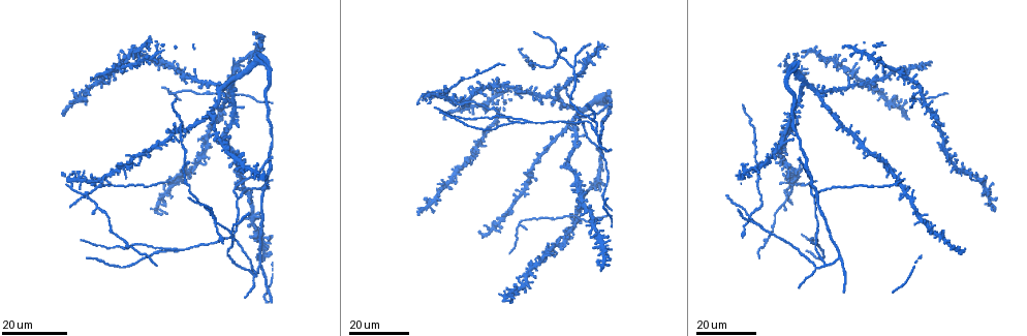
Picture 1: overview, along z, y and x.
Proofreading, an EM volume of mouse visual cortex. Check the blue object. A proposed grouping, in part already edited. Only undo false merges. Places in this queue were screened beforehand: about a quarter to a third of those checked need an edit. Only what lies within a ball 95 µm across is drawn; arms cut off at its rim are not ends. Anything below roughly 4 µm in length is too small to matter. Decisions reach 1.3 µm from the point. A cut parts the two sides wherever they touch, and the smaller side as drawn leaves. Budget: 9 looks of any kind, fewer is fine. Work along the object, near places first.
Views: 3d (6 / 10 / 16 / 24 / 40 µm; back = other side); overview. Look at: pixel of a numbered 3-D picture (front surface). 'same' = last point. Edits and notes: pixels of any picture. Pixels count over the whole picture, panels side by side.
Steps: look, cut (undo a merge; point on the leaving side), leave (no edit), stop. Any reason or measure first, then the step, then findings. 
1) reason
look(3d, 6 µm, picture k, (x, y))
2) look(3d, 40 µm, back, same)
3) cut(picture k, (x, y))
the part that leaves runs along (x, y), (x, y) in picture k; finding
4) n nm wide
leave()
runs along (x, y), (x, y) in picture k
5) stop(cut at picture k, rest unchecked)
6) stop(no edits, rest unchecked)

four or more arms meet
look(3d, 24 µm, picture 1, (216, 223))

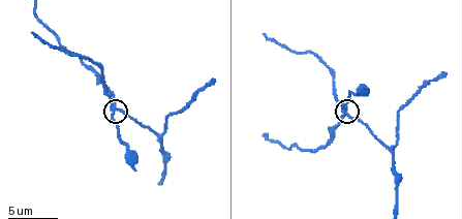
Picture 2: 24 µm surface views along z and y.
look(3d, 6 µm, picture 2, (113, 108))

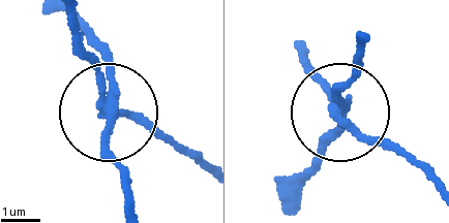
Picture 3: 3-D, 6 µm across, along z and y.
230 nm wide
cut(picture 3, (107, 54))
two neurons meet here

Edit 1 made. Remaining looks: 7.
a fork
look(3d, 24 µm, picture 1, (576, 217))

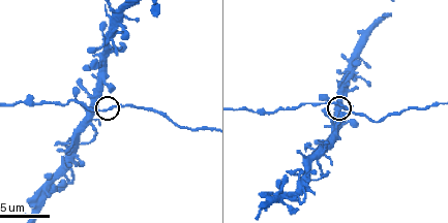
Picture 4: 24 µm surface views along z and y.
look(3d, 10 µm, picture 4, (116, 105))

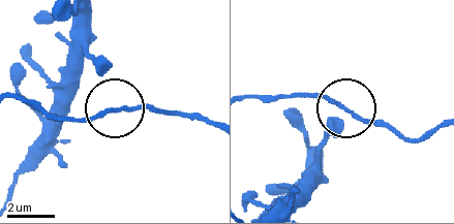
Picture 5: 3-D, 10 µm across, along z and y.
look(3d, 6 µm, picture 5, (112, 109))

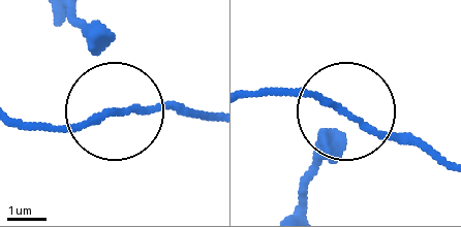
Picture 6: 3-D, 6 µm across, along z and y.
leave()
runs along (17, 120), (77, 126), (126, 106), (205, 112) in picture 6; one neuron here

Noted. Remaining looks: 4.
look(3d, 16 µm, picture 1, (519, 222))

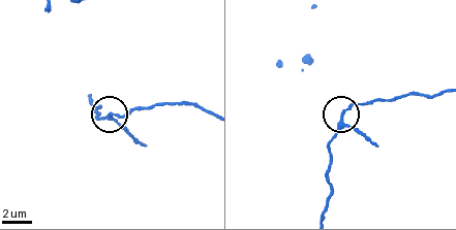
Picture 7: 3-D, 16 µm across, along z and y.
look(3d, 10 µm, picture 7, (113, 113))

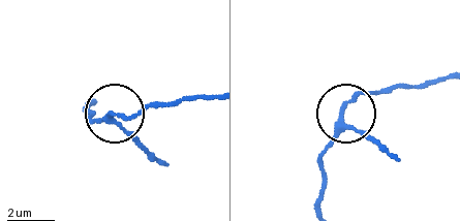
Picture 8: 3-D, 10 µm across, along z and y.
side arm 13 µm; 3 arms
leave()
one neuron here

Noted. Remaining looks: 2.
look(3d, 24 µm, picture 1, (217, 89))

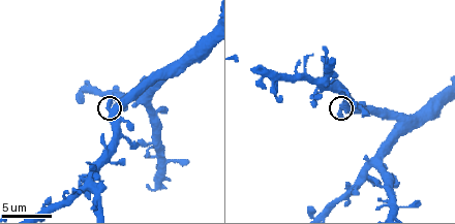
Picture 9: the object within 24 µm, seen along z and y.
closer look
look(3d, 10 µm, picture 9, (111, 111))

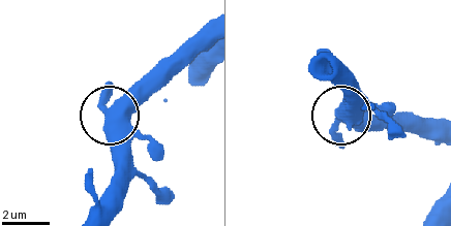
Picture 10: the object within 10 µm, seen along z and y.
410 nm wide
leave()
all the same neuron

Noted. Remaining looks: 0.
stop(cut at picture 3, rest unchecked)

